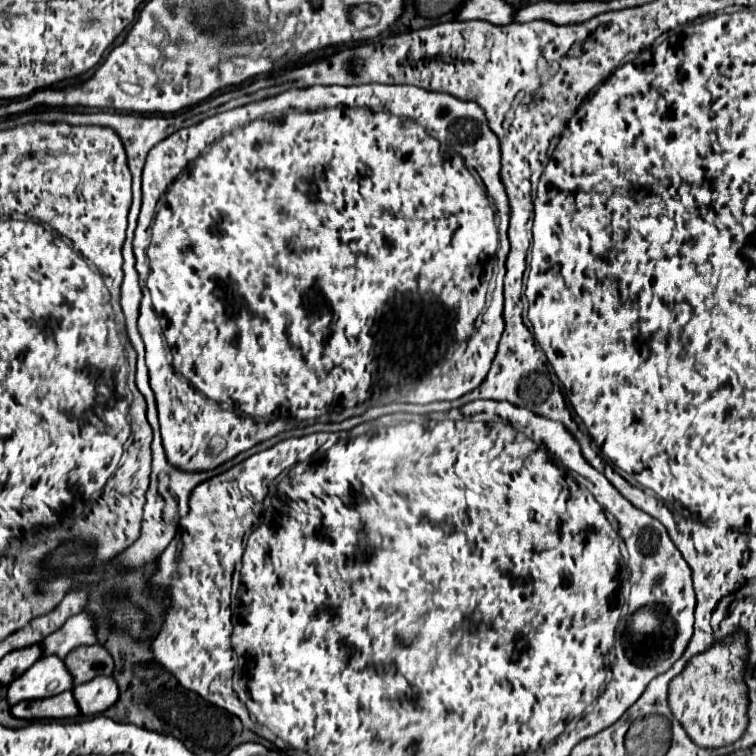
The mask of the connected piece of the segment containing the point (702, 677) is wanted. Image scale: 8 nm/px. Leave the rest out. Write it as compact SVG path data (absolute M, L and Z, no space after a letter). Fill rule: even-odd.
M735 634L713 644L709 652L699 654L685 666L681 676L669 686L669 706L673 716L687 730L689 738L703 748L733 744L745 732L747 688L743 684L745 670L745 634Z

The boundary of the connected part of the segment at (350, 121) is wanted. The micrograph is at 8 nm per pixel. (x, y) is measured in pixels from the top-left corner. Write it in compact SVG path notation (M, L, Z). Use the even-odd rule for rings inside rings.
M367 84L367 86L351 86L351 88L311 86L311 88L299 88L299 92L285 90L277 96L263 98L263 100L245 104L241 108L205 118L193 126L177 130L175 134L171 134L163 142L159 142L149 152L149 158L143 168L143 206L145 208L143 208L139 220L151 222L147 288L151 292L153 308L161 318L161 330L165 330L165 340L169 344L175 370L181 372L193 386L197 386L197 388L193 388L175 370L167 372L165 368L161 370L161 366L159 366L159 370L149 372L149 384L157 398L161 436L163 436L167 460L183 472L207 472L207 470L219 468L221 464L225 464L227 460L235 458L237 454L253 448L255 444L269 440L269 438L277 436L279 432L289 430L291 426L287 426L287 424L295 422L295 418L297 420L313 420L323 414L333 414L333 412L339 414L345 410L353 410L353 412L347 412L349 416L343 416L343 418L339 416L339 422L341 422L345 418L351 418L351 414L353 416L363 414L367 408L379 406L379 404L391 404L391 402L429 404L444 400L452 401L479 388L491 368L491 362L497 354L501 334L505 330L501 282L497 284L497 288L493 292L493 302L491 302L489 310L485 310L485 326L481 326L481 330L477 330L477 334L473 334L473 342L469 342L469 350L463 352L465 358L461 358L461 362L457 362L453 356L455 356L457 346L463 342L463 336L457 334L459 304L463 304L467 300L475 300L475 294L479 294L485 280L489 280L487 264L495 256L495 252L497 252L497 262L493 262L493 268L501 266L499 272L505 270L503 266L505 266L507 252L509 252L509 238L507 238L509 198L507 198L507 192L505 192L499 172L501 172L499 138L489 128L489 122L485 118L485 112L481 110L481 106L477 106L475 102L459 100L447 92L429 92L429 90L423 90L417 86L395 86L395 84ZM451 290L463 292L459 296L459 300L455 300L455 298L451 300L451 296L449 296L449 300L445 298L445 294L447 292L451 294ZM443 354L447 358L447 370L441 374ZM219 402L231 404L235 410L225 410Z

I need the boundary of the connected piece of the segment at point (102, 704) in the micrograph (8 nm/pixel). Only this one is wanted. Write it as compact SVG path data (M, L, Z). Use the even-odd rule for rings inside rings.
M97 676L81 686L75 686L71 692L83 716L101 714L105 708L117 702L117 694L119 694L117 684L109 676Z

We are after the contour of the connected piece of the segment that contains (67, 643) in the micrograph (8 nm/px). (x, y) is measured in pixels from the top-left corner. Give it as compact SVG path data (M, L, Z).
M81 612L77 616L71 616L57 632L49 634L43 642L43 656L55 654L61 660L75 648L79 646L89 646L95 644L95 628L93 628L93 618L87 612Z

